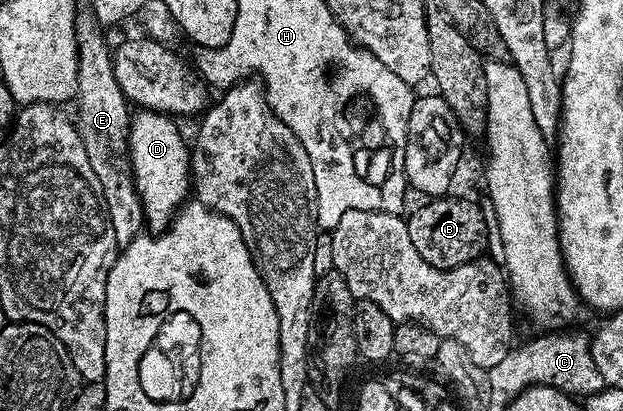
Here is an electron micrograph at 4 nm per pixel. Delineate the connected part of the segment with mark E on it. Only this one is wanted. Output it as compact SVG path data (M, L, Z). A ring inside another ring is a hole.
M93 16L77 19L78 89L76 103L78 102L78 118L76 117L76 125L78 135L81 136L88 154L88 164L91 165L92 172L96 172L96 176L102 181L102 200L106 204L110 223L116 232L116 240L119 244L130 244L135 241L133 238L141 232L142 222L144 223L142 198L138 195L138 189L133 179L118 168L113 156L110 155L110 146L118 146L121 142L123 145L129 139L132 110L120 92L120 84L116 84L112 50L111 47L106 47L106 38L102 35L101 29L103 30L103 27Z

